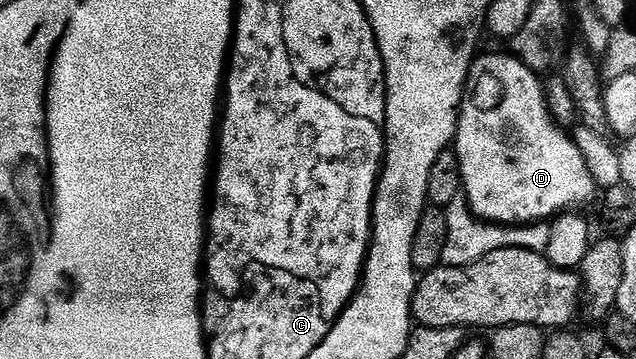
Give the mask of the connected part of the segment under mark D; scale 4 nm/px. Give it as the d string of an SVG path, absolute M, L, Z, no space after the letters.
M508 52L483 54L473 61L468 70L454 139L462 194L468 200L472 215L482 222L495 222L497 226L526 226L551 220L573 208L584 208L580 206L586 205L598 194L598 187L586 168L581 152L552 119L546 90L536 71Z

